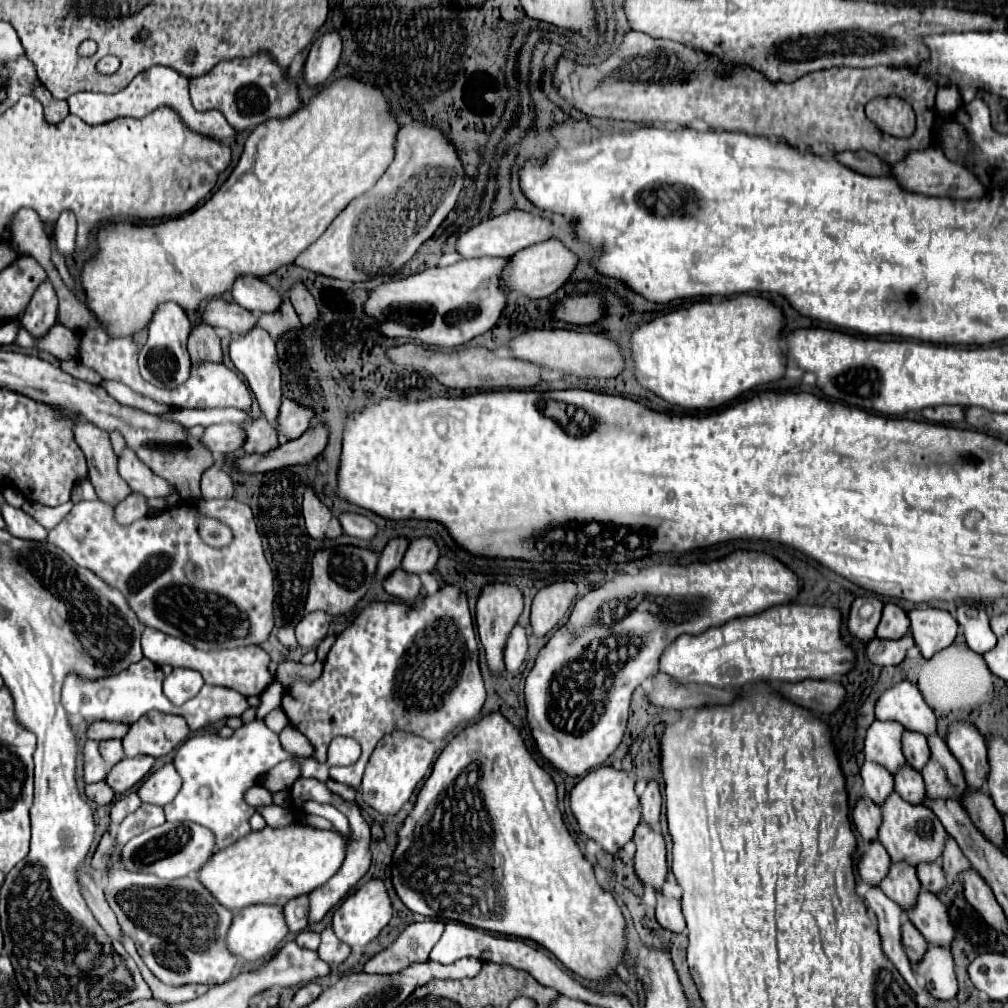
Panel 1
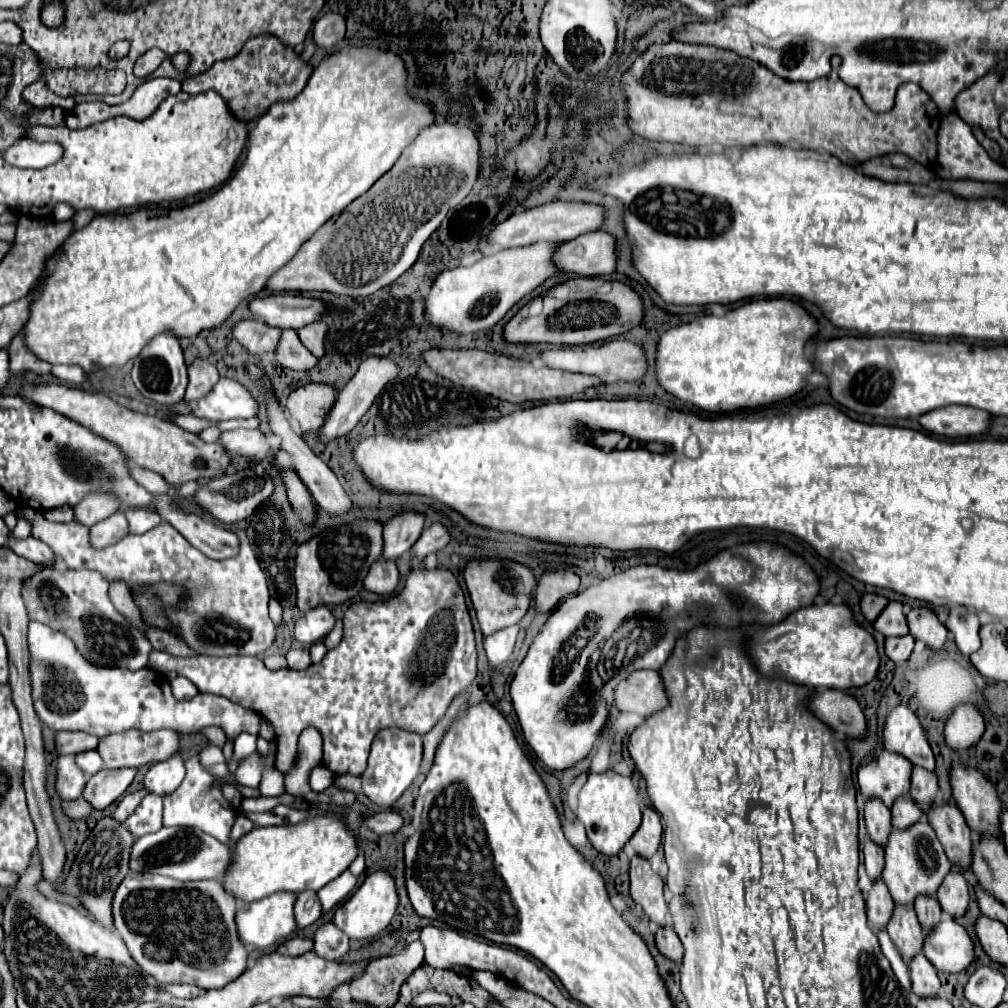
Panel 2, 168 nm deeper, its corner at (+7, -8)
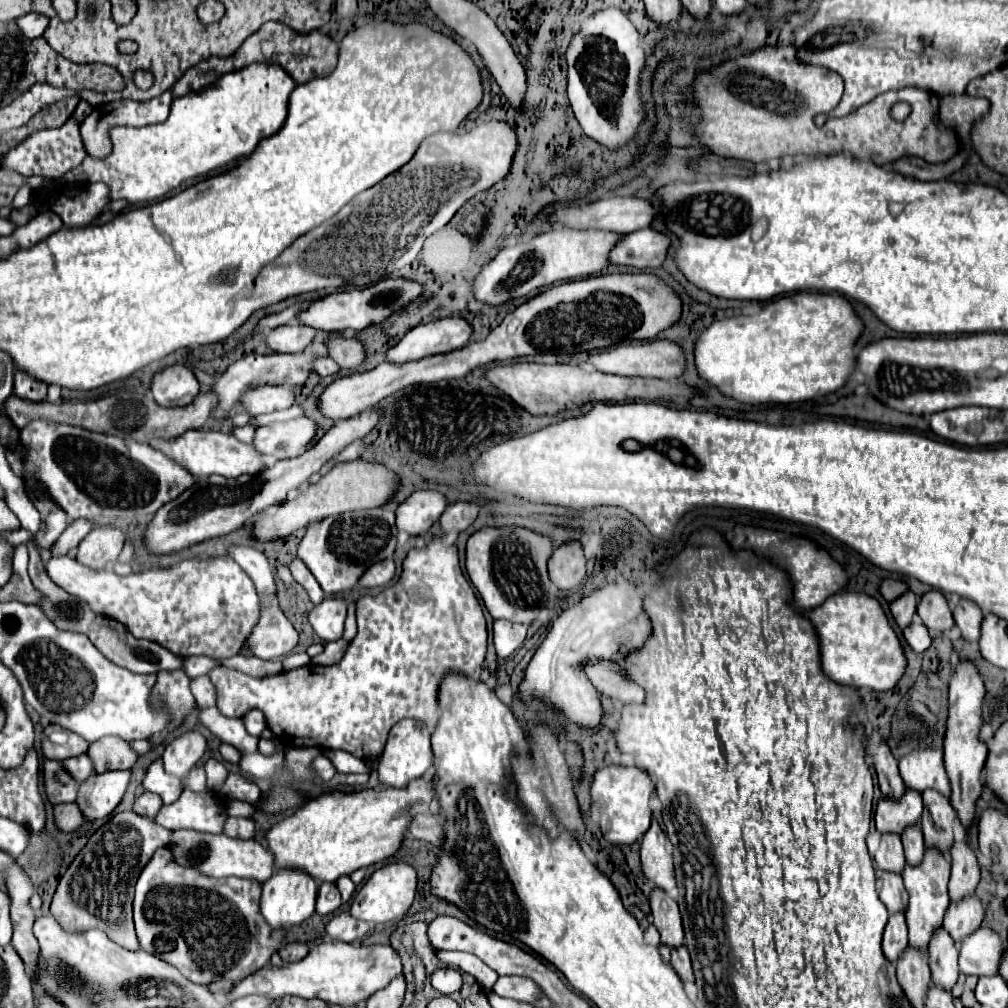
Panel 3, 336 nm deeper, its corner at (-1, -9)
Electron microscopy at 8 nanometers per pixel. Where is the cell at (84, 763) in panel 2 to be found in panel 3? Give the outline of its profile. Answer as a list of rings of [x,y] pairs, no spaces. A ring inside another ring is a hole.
[[[87,754],[69,758],[69,760],[63,760],[63,764],[67,764],[67,770],[69,770],[71,776],[75,776],[75,780],[79,780],[79,782],[85,782],[85,780],[95,772],[95,764],[93,764],[93,760],[91,760]]]

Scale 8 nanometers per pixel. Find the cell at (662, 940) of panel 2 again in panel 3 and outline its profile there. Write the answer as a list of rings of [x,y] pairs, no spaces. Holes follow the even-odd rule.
[[[679,946],[679,948],[671,948],[671,966],[675,968],[675,972],[679,974],[681,980],[693,982],[693,970],[691,970],[691,960],[689,960],[689,952],[687,946]]]

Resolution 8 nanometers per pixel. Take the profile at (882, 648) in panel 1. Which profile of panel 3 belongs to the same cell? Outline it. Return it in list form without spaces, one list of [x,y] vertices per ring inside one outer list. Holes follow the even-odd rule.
[[[915,618],[913,624],[909,624],[909,626],[903,630],[903,636],[905,636],[905,642],[911,646],[911,650],[917,652],[917,654],[923,654],[923,652],[931,646],[929,632],[927,632],[927,628],[921,624],[919,618]]]

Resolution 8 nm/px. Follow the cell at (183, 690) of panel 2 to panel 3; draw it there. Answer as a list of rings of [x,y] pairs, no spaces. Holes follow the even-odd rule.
[[[199,676],[191,680],[191,694],[199,708],[215,706],[215,688],[209,680],[209,676]]]

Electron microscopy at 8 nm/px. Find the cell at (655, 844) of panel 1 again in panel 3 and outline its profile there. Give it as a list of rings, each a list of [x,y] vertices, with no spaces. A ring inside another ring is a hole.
[[[653,888],[649,896],[649,904],[653,914],[653,924],[661,934],[661,944],[667,946],[683,944],[683,926],[681,926],[681,914],[677,902],[671,896],[667,896],[665,890]]]

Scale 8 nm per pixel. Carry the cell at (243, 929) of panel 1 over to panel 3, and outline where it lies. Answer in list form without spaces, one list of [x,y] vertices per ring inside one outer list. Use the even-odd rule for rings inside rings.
[[[279,872],[279,876],[271,876],[267,884],[263,884],[261,894],[261,914],[271,930],[287,930],[291,926],[299,926],[315,912],[315,898],[317,898],[317,884],[311,876],[303,876],[301,872]]]

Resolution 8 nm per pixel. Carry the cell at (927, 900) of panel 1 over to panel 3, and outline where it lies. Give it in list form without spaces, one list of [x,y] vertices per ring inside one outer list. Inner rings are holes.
[[[977,928],[959,946],[959,970],[963,974],[991,976],[999,970],[1005,948],[1007,944],[991,928]]]

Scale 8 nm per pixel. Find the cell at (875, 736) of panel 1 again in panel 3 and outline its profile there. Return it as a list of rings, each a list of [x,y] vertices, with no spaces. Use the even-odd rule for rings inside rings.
[[[905,788],[901,798],[881,796],[875,810],[875,826],[877,832],[899,832],[907,828],[907,824],[915,824],[921,818],[923,802],[921,794],[913,788]]]

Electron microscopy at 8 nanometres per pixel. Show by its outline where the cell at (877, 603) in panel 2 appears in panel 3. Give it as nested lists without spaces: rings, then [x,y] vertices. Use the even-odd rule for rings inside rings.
[[[887,578],[887,580],[881,582],[879,592],[881,592],[881,596],[883,596],[887,602],[893,602],[893,600],[897,600],[901,594],[907,592],[907,586],[905,586],[903,582],[899,582],[899,580]]]

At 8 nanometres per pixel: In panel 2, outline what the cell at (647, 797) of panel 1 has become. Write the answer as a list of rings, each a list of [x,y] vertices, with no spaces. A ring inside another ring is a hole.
[[[651,807],[643,809],[643,823],[635,831],[629,843],[633,851],[643,859],[651,859],[657,853],[659,843],[661,843],[661,819],[655,809]]]

